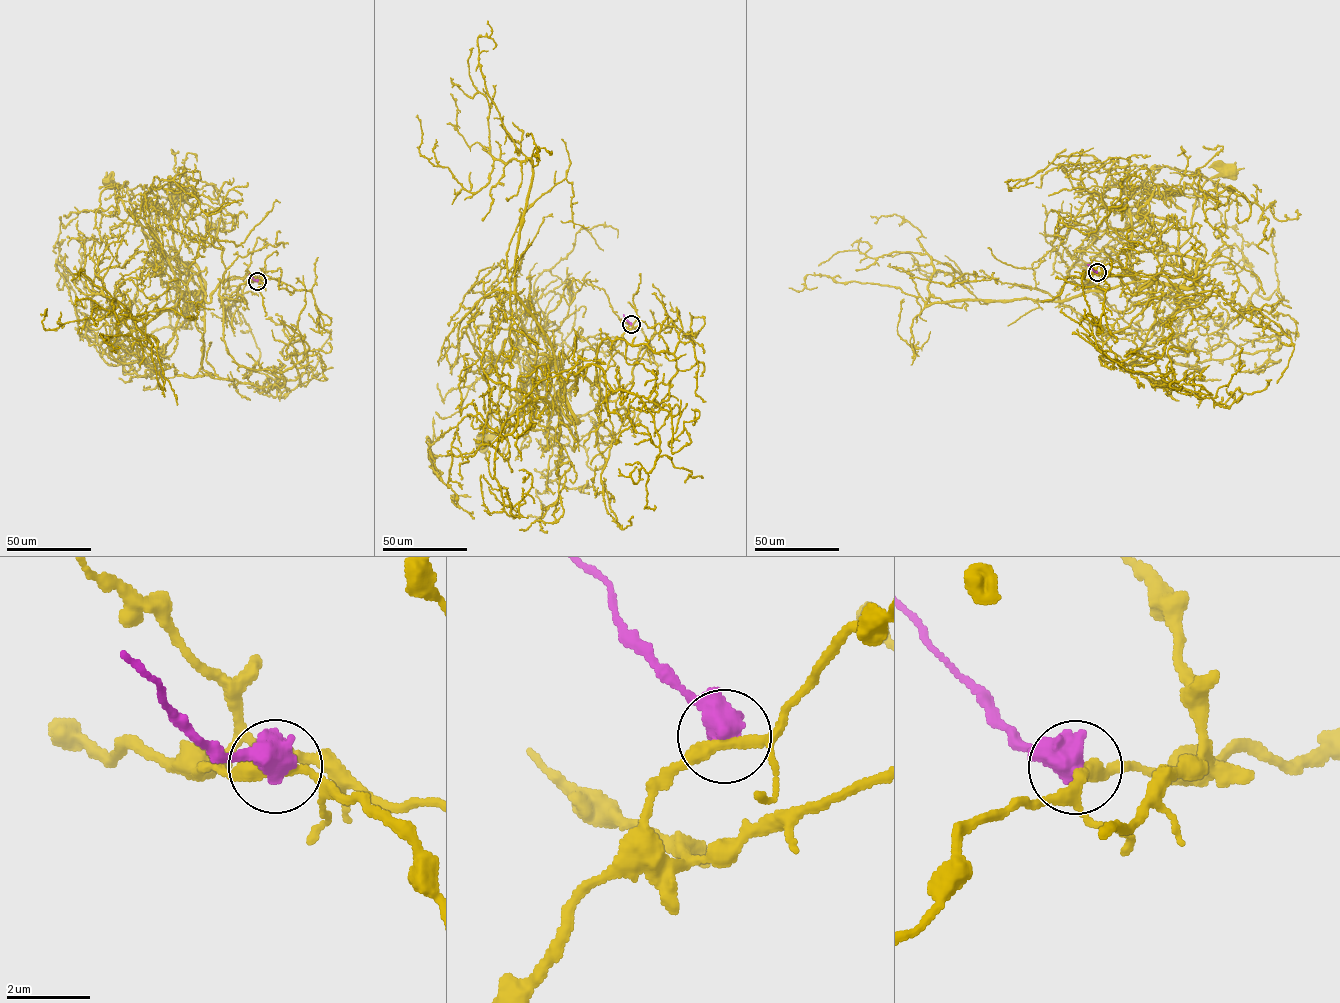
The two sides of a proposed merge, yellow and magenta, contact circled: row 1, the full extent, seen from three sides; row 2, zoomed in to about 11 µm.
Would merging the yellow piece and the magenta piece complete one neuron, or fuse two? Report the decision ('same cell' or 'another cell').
another cell

